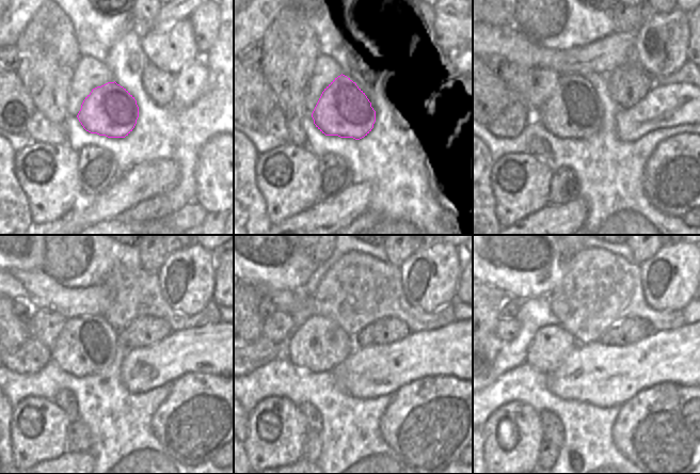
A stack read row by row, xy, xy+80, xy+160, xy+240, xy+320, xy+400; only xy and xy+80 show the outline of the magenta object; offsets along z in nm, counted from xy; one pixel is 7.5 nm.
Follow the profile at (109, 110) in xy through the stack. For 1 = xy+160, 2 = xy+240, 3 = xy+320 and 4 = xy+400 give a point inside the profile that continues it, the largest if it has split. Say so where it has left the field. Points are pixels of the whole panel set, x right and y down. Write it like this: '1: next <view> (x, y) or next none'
1: next xy+160 (573, 110)
2: next xy+240 (86, 345)
3: next xy+320 (318, 344)
4: next xy+400 (551, 345)

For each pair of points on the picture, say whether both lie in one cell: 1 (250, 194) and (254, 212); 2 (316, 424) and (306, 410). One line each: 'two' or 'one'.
1: one
2: one

